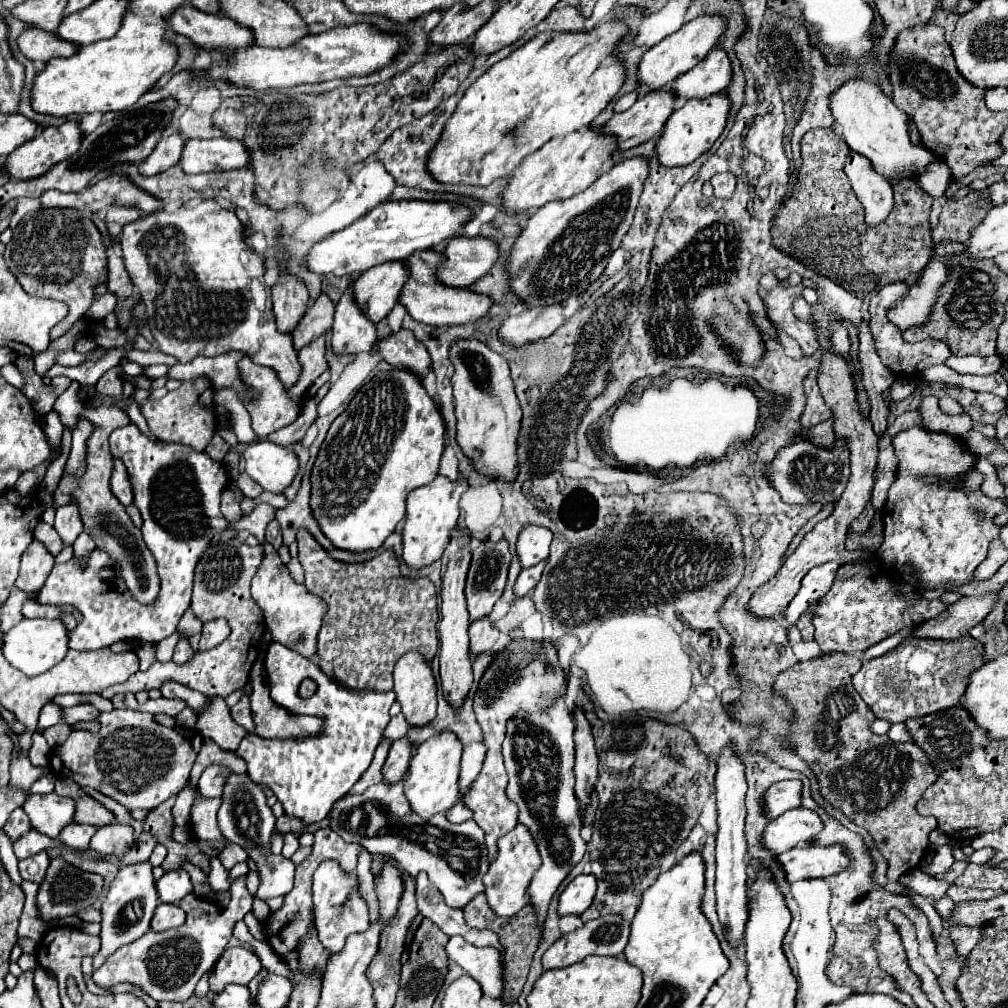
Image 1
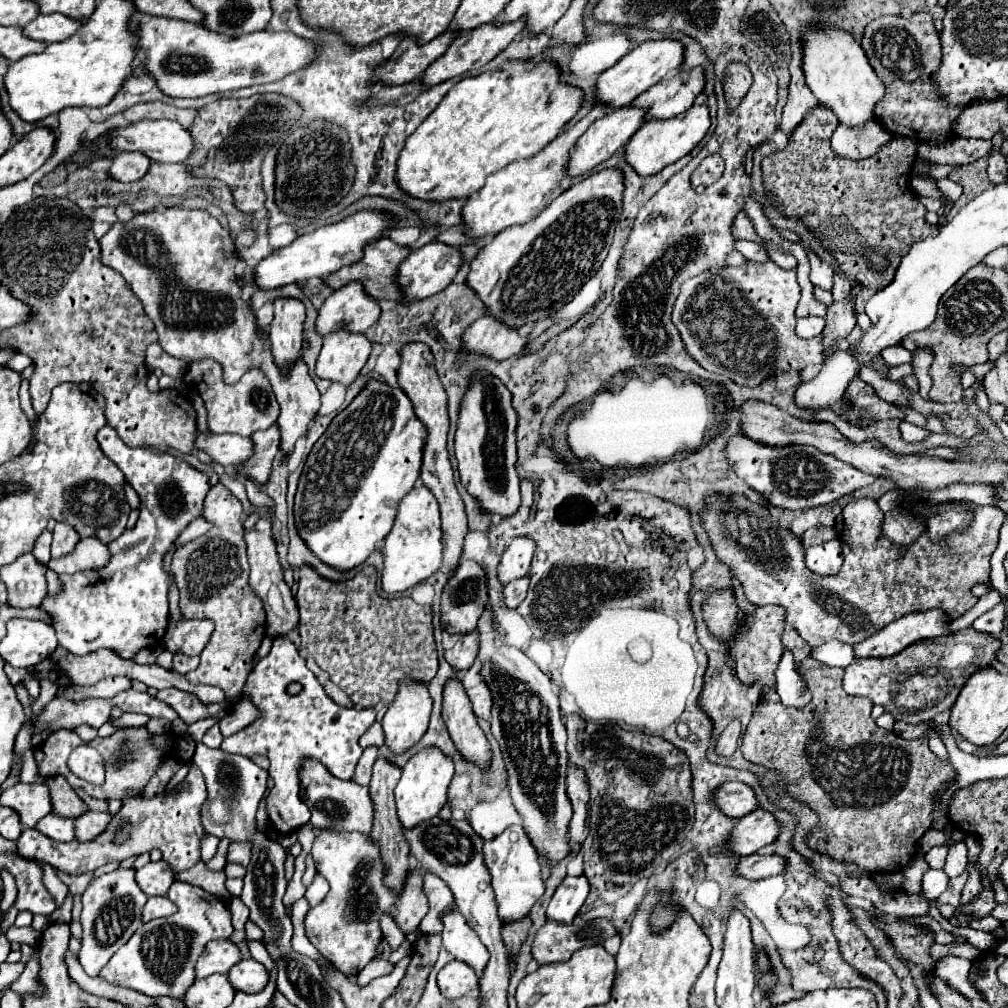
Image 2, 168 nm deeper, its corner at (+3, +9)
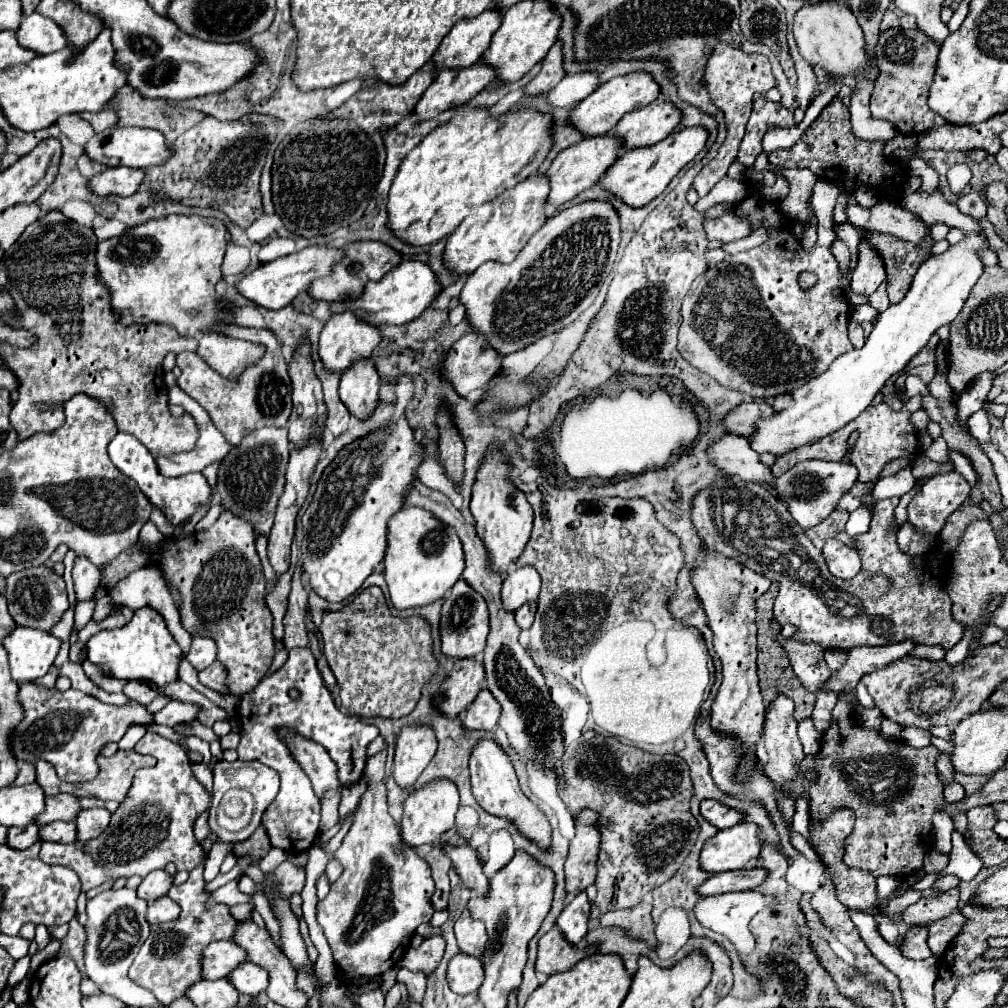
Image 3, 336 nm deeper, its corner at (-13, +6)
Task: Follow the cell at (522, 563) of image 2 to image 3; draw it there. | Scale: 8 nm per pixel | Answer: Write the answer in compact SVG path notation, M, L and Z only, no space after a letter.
M522 566L510 572L502 584L502 602L512 612L518 610L522 604L538 598L540 582L540 574L534 566Z

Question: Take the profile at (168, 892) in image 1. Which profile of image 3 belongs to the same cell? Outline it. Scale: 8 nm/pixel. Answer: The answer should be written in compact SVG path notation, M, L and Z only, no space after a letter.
M156 870L156 872L150 872L142 884L138 886L138 894L148 900L148 902L154 902L162 896L166 896L172 888L172 882L174 882L174 876L170 876L166 870Z

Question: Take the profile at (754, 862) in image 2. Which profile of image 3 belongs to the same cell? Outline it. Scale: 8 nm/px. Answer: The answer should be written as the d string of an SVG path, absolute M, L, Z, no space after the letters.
M742 868L742 870L728 870L714 874L708 878L698 892L702 896L716 896L724 892L740 892L740 890L754 890L768 878L768 870L764 868Z

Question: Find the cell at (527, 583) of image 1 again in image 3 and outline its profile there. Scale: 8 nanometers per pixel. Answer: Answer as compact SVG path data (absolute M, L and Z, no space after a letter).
M530 602L530 604L524 604L520 610L516 610L516 622L520 624L522 630L526 630L526 628L532 626L534 614L536 614L536 604L538 602Z

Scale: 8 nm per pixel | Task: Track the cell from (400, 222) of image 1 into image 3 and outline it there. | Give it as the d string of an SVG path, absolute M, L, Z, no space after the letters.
M312 244L312 246L306 246L306 248L302 248L302 250L298 250L290 256L276 258L272 262L262 264L254 272L246 274L236 284L236 288L240 290L242 296L252 300L254 304L264 306L268 310L280 310L280 308L288 306L300 292L306 292L314 280L330 276L332 270L334 270L334 264L338 264L342 258L344 258L344 250L338 248L338 246Z

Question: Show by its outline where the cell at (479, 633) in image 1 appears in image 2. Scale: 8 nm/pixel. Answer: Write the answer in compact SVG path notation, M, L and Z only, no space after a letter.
M472 631L472 633L460 635L454 647L444 653L444 659L450 663L454 671L464 671L472 667L476 653L478 653L478 637L476 637L476 631Z

